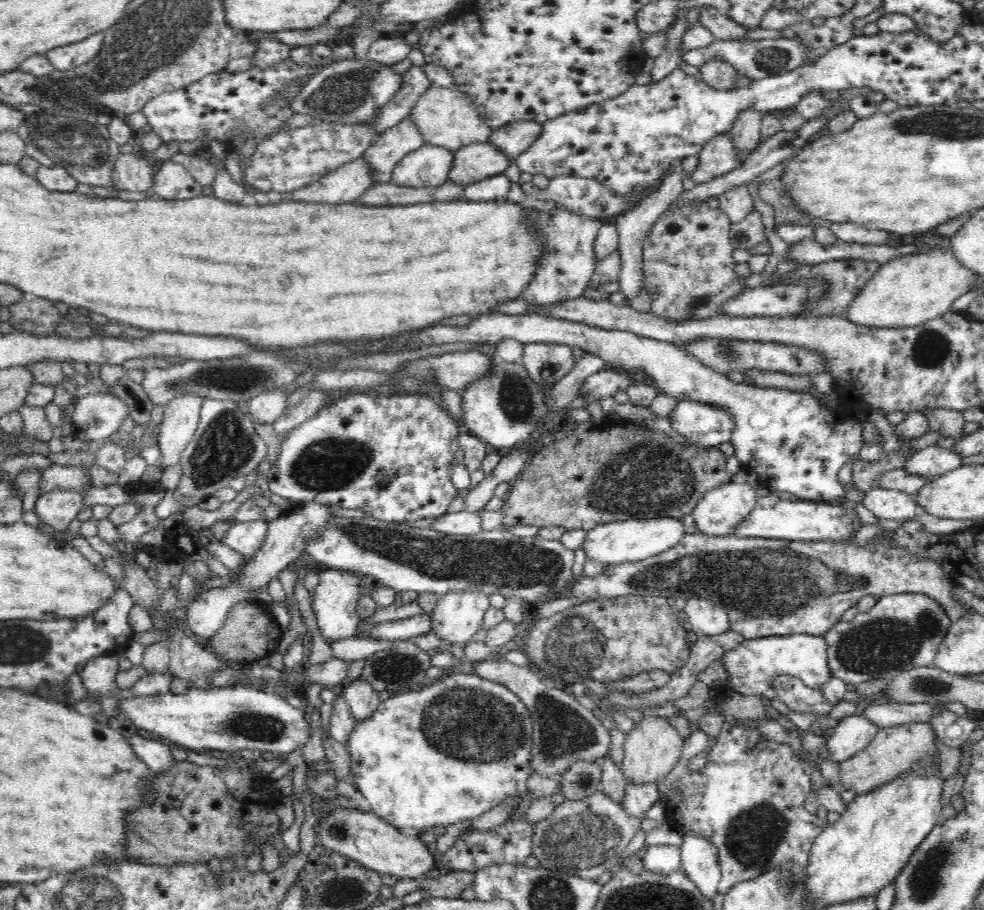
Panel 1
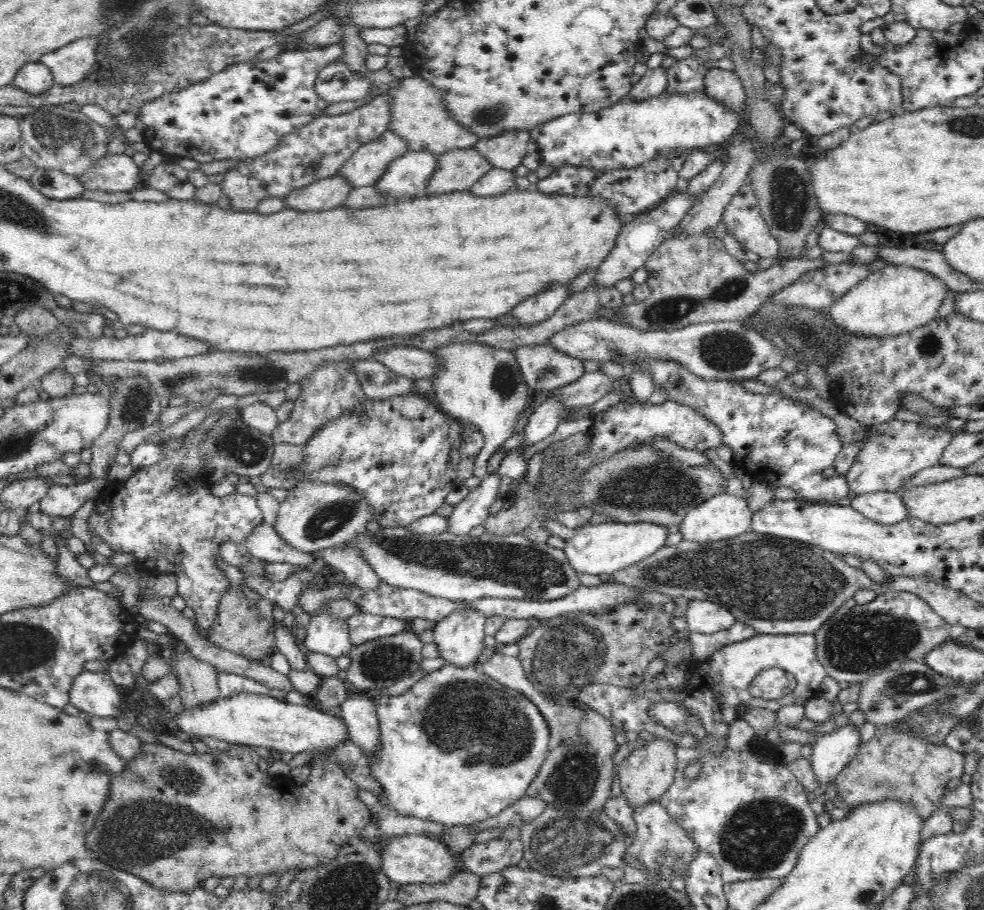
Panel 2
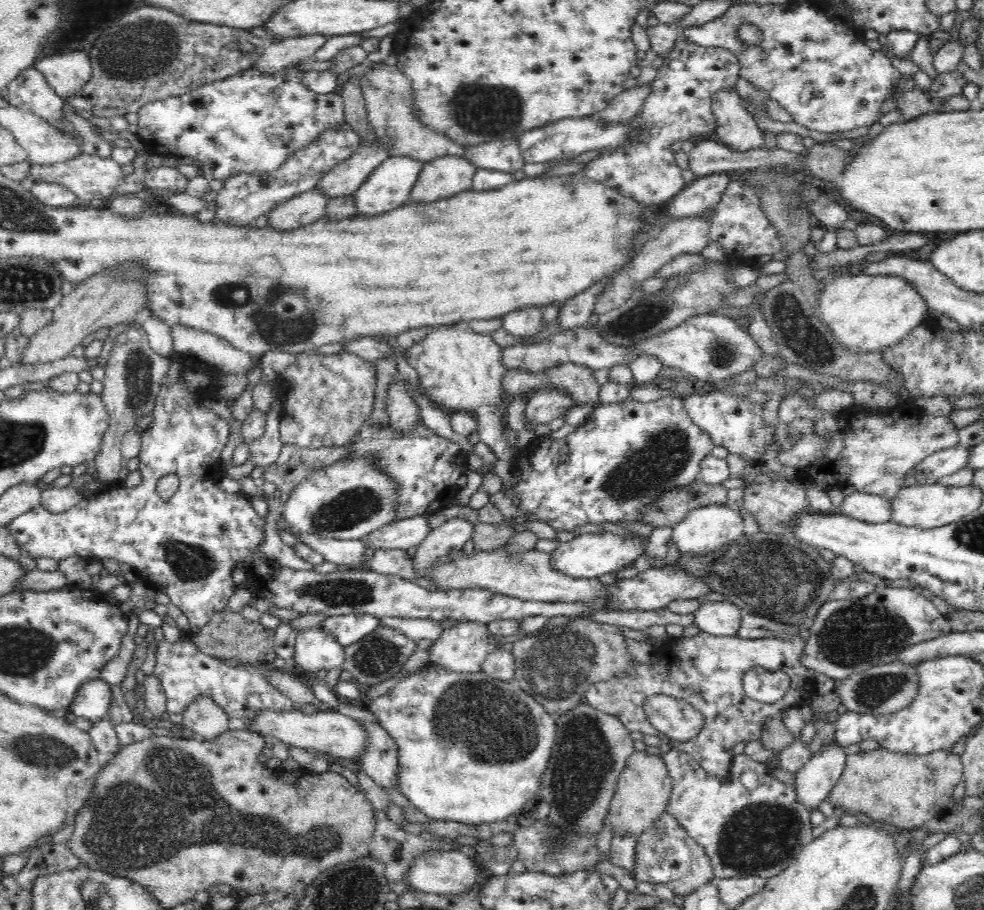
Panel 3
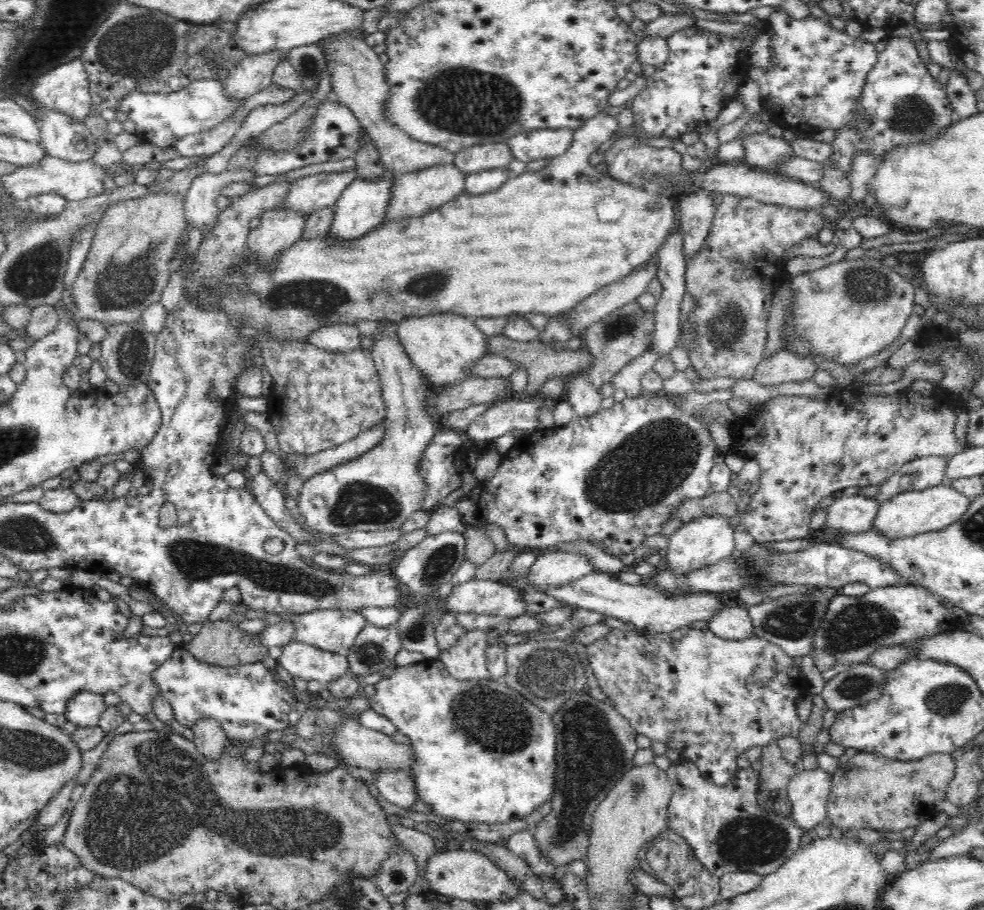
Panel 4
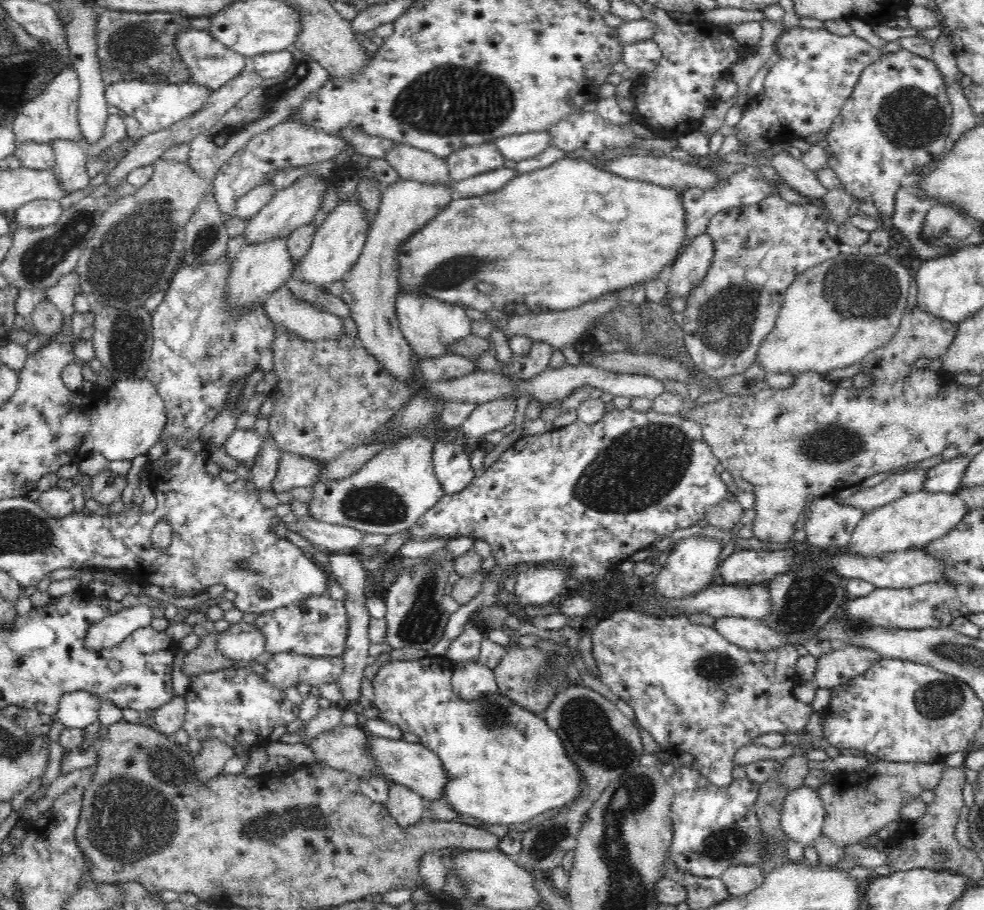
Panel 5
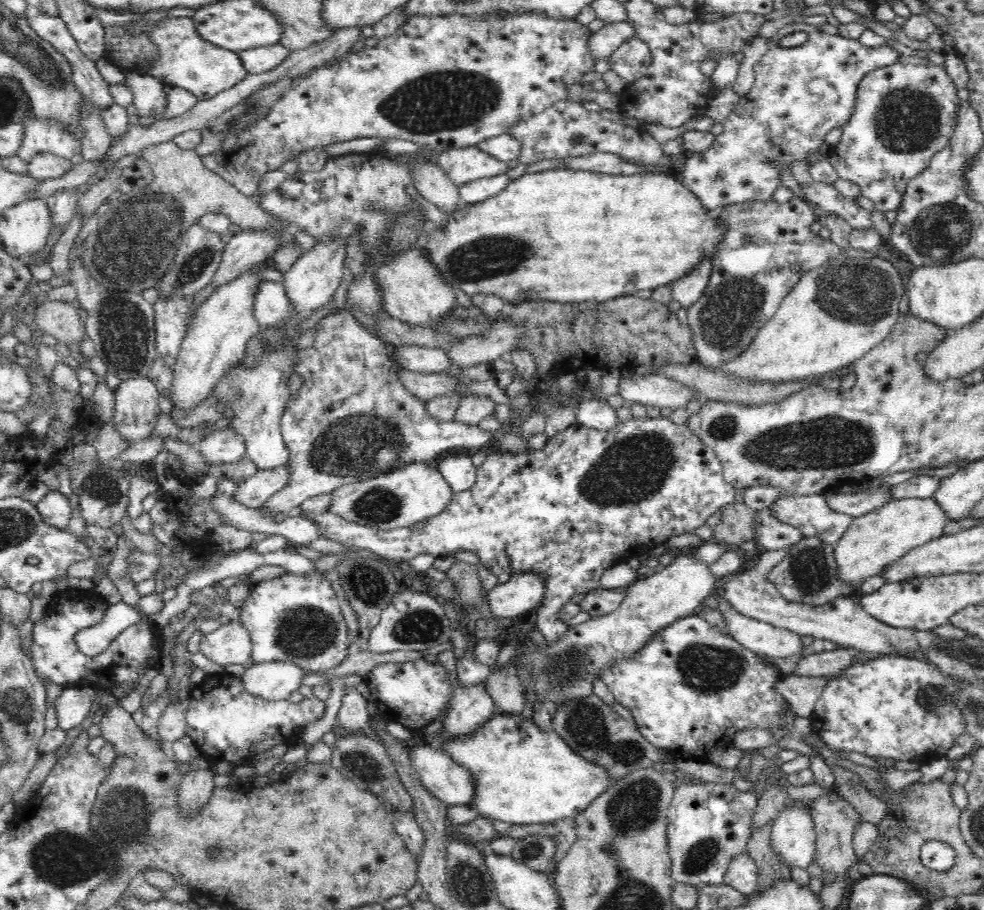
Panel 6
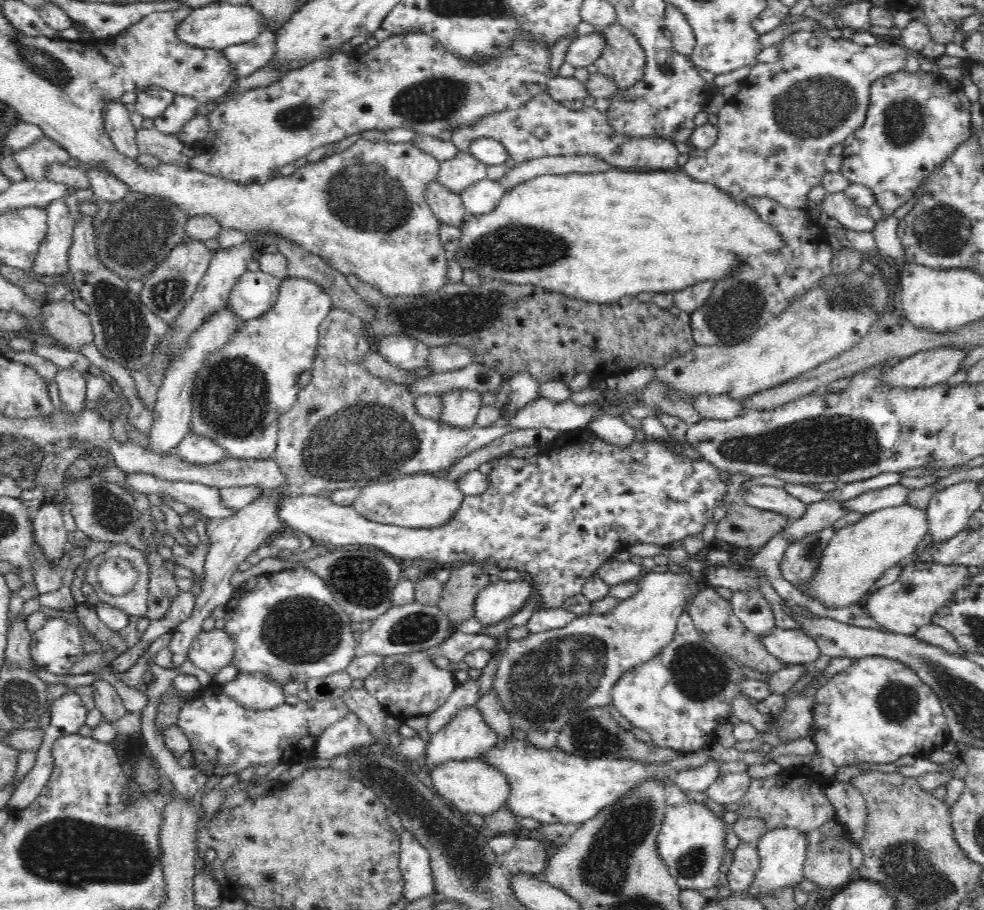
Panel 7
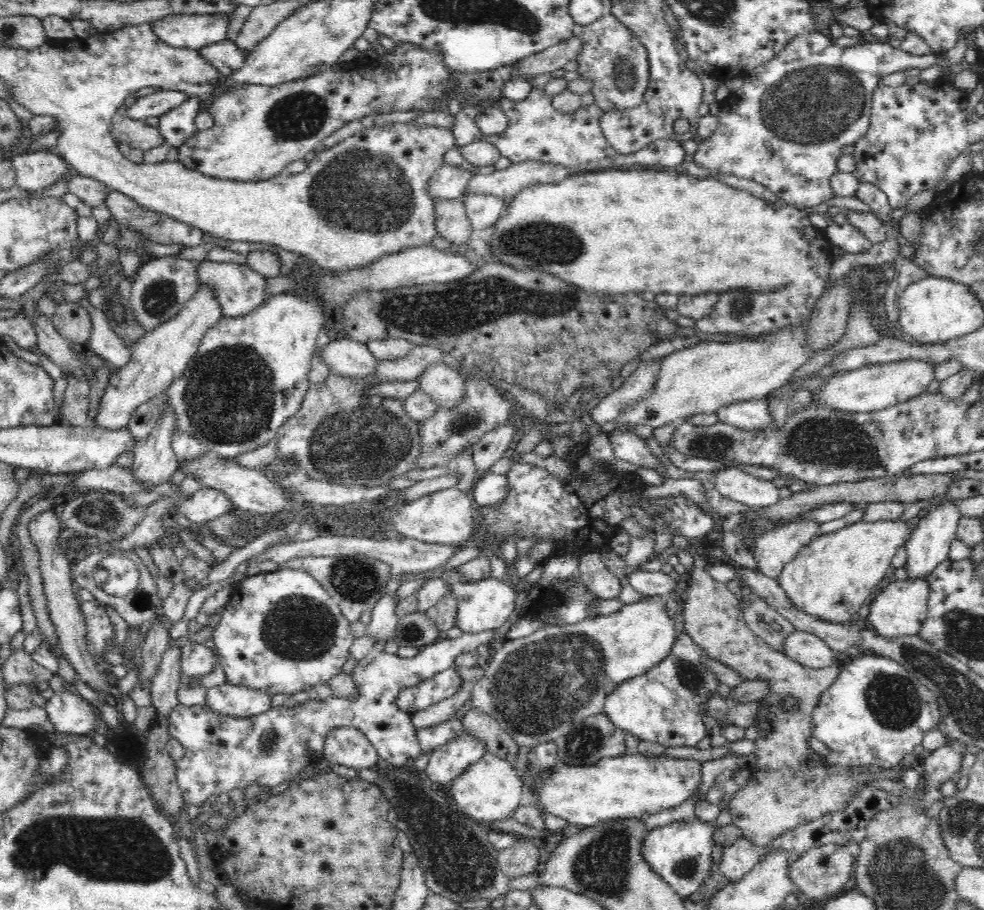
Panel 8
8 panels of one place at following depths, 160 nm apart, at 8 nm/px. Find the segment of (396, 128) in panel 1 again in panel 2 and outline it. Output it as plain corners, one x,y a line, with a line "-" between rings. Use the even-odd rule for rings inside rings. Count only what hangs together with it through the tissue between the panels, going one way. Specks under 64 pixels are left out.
388,129
379,138
358,148
338,173
349,180
353,188
376,185
388,165
408,149
406,138

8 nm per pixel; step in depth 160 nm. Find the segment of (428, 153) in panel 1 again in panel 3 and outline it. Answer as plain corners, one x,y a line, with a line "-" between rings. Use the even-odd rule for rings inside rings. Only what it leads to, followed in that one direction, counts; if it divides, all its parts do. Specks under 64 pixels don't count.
390,156
360,185
355,192
355,201
361,216
378,216
382,212
388,212
392,208
406,203
413,186
420,176
424,162
411,156

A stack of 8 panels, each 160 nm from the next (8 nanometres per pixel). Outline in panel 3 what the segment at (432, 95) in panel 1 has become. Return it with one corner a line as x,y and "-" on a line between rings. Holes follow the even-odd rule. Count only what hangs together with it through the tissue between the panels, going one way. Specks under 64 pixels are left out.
382,64
359,77
370,124
376,132
375,136
382,141
391,156
411,156
424,163
434,160
437,156
463,156
466,147
456,144
442,132
436,132
420,122
417,117
412,79
396,65

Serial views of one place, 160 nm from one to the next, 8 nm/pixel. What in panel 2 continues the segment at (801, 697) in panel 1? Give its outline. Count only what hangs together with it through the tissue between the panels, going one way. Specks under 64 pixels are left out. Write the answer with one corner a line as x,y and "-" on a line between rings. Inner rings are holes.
772,667
756,676
750,683
749,691
766,701
776,700
790,694
797,687
797,678
788,671

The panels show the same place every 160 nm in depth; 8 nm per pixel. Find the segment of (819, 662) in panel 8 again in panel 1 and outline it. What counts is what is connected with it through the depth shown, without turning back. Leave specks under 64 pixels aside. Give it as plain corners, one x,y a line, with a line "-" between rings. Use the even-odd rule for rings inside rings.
689,597
684,608
692,631
698,636
716,636
729,631
729,616
724,607
711,600
700,597

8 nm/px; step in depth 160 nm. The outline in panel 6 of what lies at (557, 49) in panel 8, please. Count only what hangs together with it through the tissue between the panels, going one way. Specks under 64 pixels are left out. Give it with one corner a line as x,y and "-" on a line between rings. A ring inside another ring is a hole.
627,20
624,22
607,23
591,36
589,42
591,55
598,61
611,57
612,53
617,48
620,48
621,44
636,36
636,29

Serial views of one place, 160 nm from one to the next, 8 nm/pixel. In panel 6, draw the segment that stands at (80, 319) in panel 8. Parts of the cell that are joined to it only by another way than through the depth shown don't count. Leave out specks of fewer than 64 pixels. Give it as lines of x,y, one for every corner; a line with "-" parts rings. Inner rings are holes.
44,301
34,310
35,327
58,342
73,346
87,337
87,331
73,304

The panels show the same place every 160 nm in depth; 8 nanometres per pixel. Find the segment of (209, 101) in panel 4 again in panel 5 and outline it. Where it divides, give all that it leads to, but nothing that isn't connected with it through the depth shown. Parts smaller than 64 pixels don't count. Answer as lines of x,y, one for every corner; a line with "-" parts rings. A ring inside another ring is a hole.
116,81
105,88
108,106
116,106
128,116
134,116
140,123
140,133
155,133
170,128
176,122
192,116
208,100
210,90
197,82
184,84
152,84
144,81

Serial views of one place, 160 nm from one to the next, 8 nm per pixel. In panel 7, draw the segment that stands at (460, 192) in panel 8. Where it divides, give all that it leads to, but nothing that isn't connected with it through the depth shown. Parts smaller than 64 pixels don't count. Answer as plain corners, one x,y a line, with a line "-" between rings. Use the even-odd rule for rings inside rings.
459,151
456,156
440,163
437,181
452,192
460,194
468,186
486,179
488,165
478,160
468,151

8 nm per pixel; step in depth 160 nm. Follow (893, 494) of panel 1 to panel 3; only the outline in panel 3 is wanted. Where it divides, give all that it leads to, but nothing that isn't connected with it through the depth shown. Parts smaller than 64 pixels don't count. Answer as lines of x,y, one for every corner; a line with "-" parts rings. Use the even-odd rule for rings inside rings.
854,492
841,504
841,512
864,522
880,524
891,521
892,503
883,496

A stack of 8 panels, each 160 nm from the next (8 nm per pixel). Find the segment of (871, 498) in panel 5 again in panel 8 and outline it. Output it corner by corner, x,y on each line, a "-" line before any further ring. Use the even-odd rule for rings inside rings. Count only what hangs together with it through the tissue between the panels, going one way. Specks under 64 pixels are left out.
798,517
764,532
750,544
761,572
777,579
786,564
796,558
800,548
817,536
821,524
813,518

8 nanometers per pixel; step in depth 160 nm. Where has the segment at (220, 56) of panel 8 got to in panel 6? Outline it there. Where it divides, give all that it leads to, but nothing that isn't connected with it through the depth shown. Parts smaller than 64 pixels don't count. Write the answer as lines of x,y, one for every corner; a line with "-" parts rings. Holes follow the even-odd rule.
278,43
272,46
245,50
239,52
239,55
248,74
255,75
270,72
280,66
290,53
291,50
289,48

